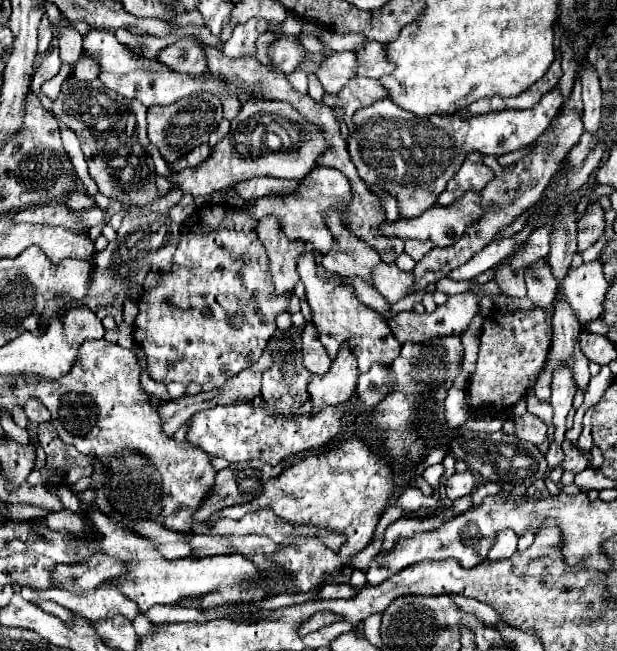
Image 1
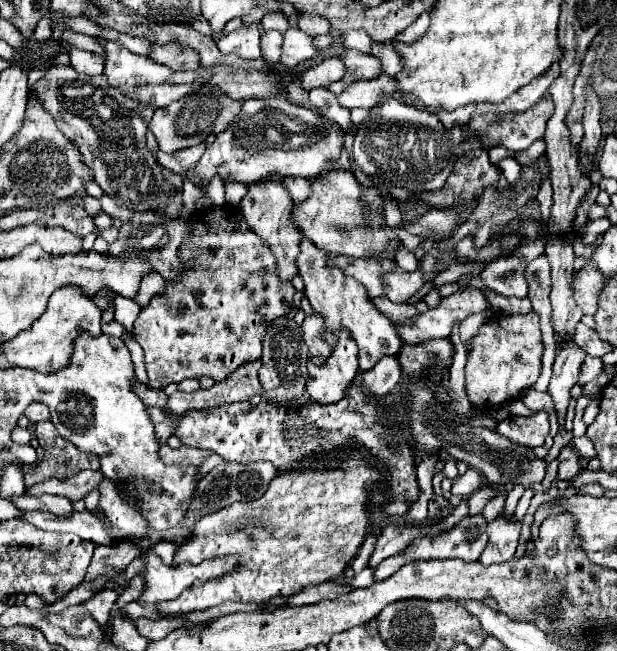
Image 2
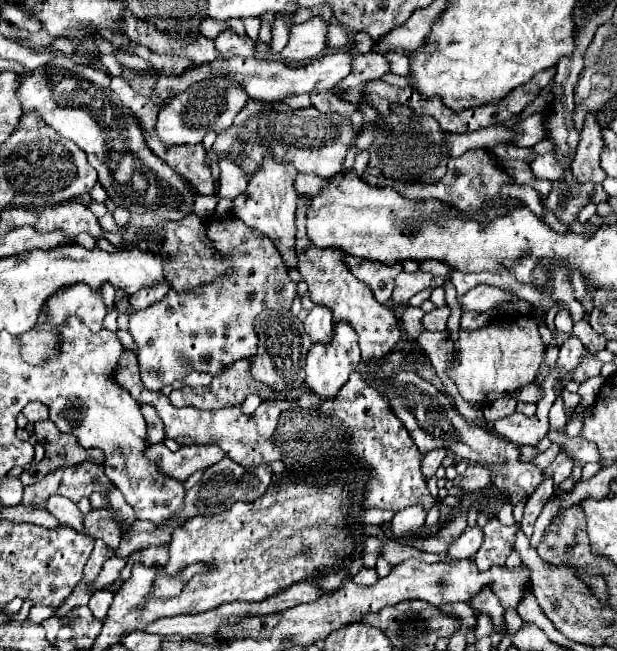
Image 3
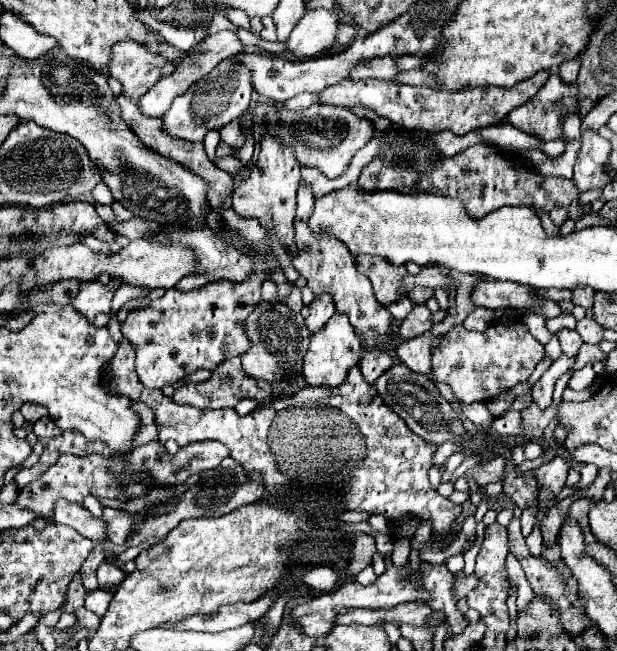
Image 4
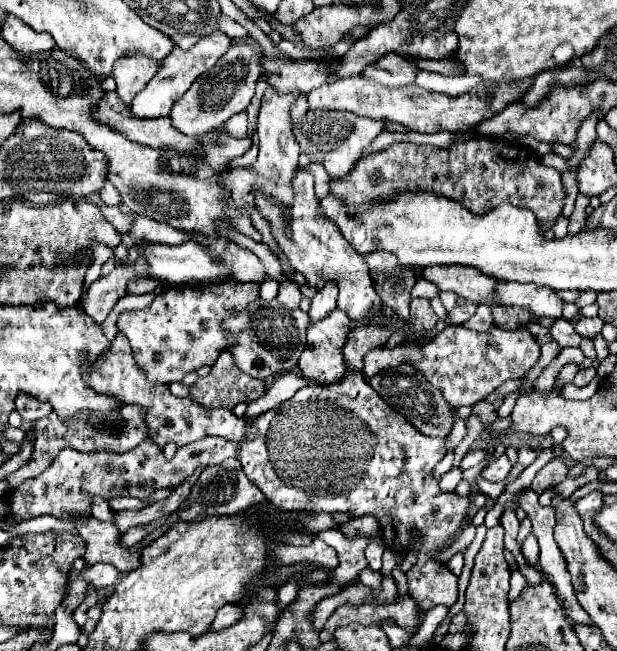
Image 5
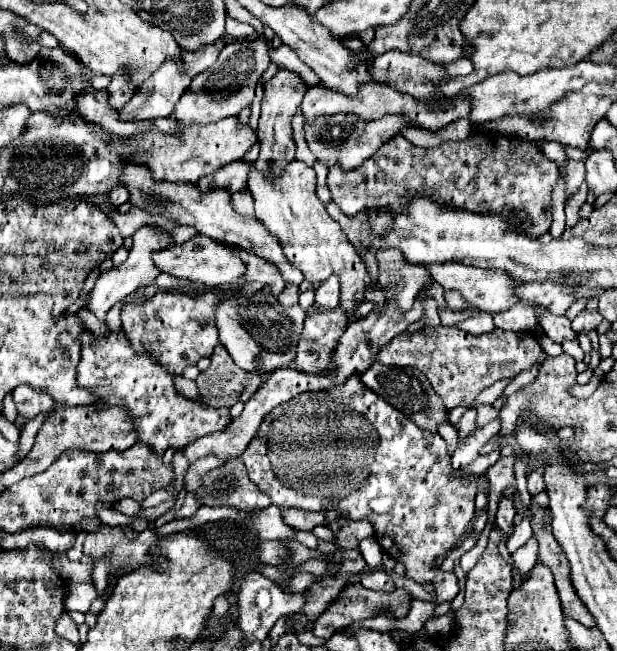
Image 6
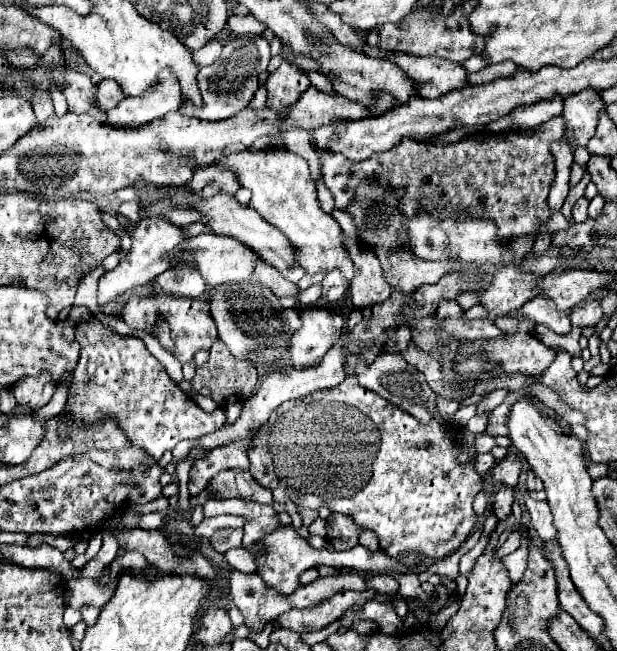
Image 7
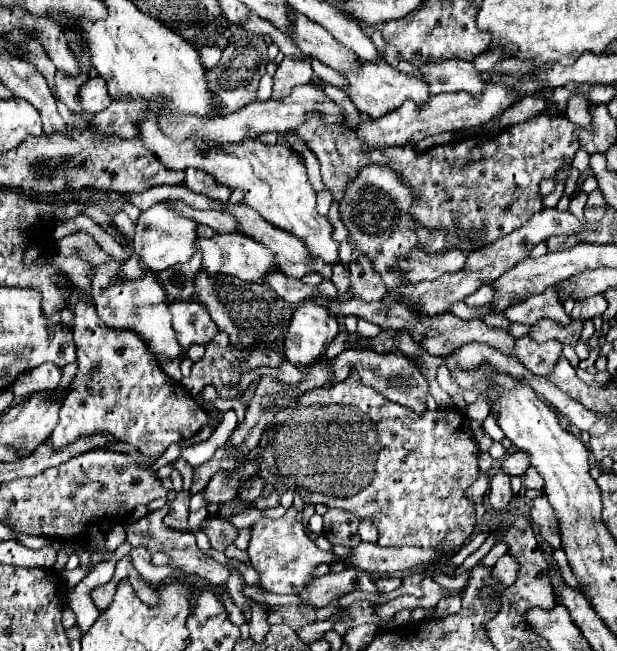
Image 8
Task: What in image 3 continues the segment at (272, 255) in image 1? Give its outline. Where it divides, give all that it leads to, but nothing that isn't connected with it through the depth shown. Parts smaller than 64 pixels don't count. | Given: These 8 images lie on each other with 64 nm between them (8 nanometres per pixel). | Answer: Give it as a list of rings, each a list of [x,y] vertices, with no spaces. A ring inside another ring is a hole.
[[[268,156],[268,160],[264,160],[264,168],[258,172],[258,176],[252,176],[246,192],[234,200],[234,208],[232,208],[234,214],[244,224],[248,224],[250,228],[258,230],[260,234],[272,240],[272,244],[282,256],[282,264],[286,272],[296,270],[298,266],[296,244],[294,244],[294,234],[296,234],[294,218],[296,218],[296,204],[298,204],[298,194],[294,190],[296,174],[298,172],[294,168],[288,168],[288,164],[276,164],[276,158]]]

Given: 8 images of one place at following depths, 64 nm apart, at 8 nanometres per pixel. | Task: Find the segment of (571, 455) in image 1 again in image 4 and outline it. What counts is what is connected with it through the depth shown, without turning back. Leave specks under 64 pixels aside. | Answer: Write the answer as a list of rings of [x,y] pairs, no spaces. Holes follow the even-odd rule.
[[[556,456],[552,462],[548,462],[536,470],[536,478],[540,478],[540,506],[544,510],[548,510],[550,496],[558,494],[564,488],[568,470],[570,468],[562,456]],[[538,522],[534,524],[532,534],[526,538],[526,544],[528,544],[528,548],[530,548],[530,552],[532,552],[534,556],[540,556],[540,552],[542,552],[542,534],[540,534]]]

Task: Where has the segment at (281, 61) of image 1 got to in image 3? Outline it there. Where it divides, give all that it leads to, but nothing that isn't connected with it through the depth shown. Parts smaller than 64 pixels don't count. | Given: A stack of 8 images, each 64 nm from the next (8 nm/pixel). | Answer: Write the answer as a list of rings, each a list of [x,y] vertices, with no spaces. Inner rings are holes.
[[[312,18],[304,24],[290,28],[290,40],[282,50],[282,58],[288,62],[312,60],[326,50],[328,24],[322,18]]]

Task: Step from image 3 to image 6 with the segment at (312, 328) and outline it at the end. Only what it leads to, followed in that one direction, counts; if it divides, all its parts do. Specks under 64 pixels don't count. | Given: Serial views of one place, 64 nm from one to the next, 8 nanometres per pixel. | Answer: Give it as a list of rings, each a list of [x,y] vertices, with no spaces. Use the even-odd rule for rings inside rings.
[[[330,276],[316,290],[314,306],[318,306],[320,310],[334,310],[338,306],[338,300],[340,300],[340,294],[338,292],[340,292],[340,282],[336,280],[336,276]]]

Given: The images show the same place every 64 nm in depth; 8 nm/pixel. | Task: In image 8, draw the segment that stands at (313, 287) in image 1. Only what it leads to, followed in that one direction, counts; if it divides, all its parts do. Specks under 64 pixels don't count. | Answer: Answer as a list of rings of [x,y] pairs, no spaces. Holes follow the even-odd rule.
[[[148,116],[146,120],[140,122],[140,140],[148,148],[152,148],[152,152],[156,152],[156,156],[164,166],[172,170],[186,170],[194,166],[198,170],[212,172],[212,176],[216,176],[220,184],[244,190],[246,192],[244,202],[254,210],[258,210],[260,216],[264,216],[270,224],[300,238],[306,244],[310,258],[320,258],[326,264],[340,262],[338,242],[334,242],[332,238],[334,228],[328,222],[328,218],[316,212],[316,192],[308,182],[304,160],[298,154],[294,154],[284,142],[270,146],[262,144],[260,140],[244,140],[244,144],[216,148],[216,152],[208,152],[208,156],[204,156],[196,150],[196,146],[190,140],[176,144],[174,140],[164,136],[156,120],[158,116]]]

